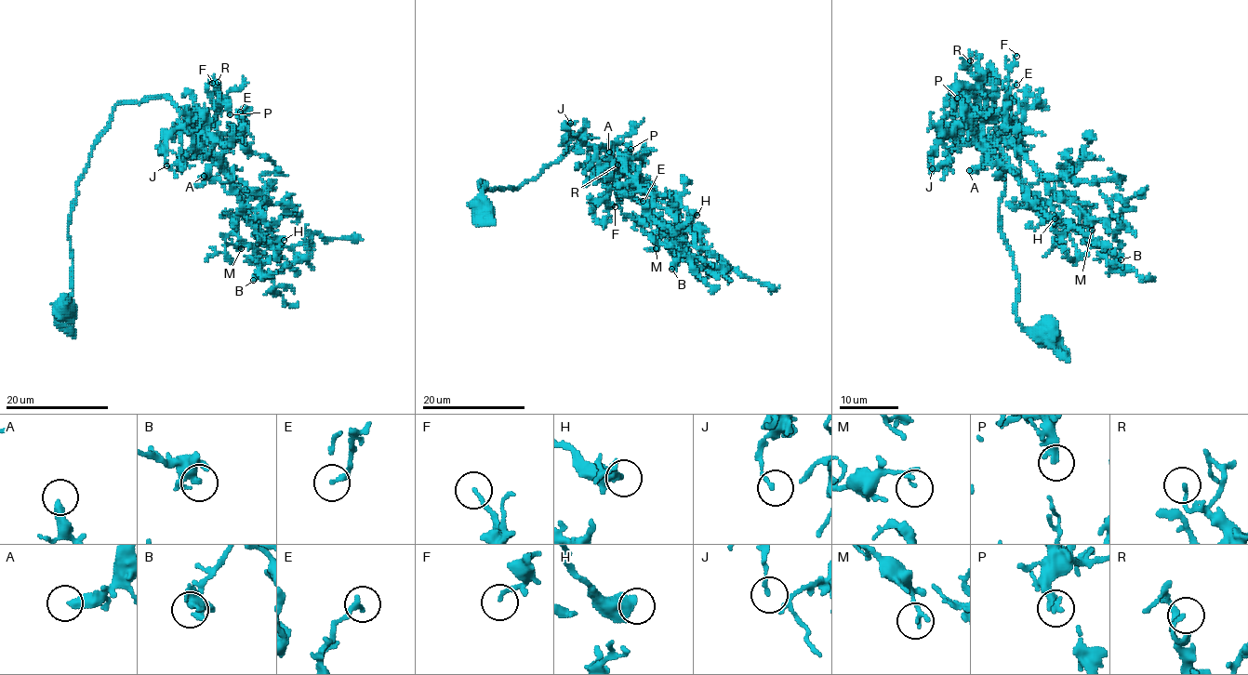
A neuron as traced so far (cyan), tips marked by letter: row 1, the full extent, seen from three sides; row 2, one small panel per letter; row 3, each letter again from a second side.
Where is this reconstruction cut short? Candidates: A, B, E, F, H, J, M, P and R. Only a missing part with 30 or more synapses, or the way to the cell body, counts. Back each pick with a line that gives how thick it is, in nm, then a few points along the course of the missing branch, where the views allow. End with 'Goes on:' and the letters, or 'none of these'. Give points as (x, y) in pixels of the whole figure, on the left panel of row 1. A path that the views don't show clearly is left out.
H: calibre 400 nm; course (284, 240), (280, 242), (293, 244), (301, 256), (311, 280)
Goes on: H

